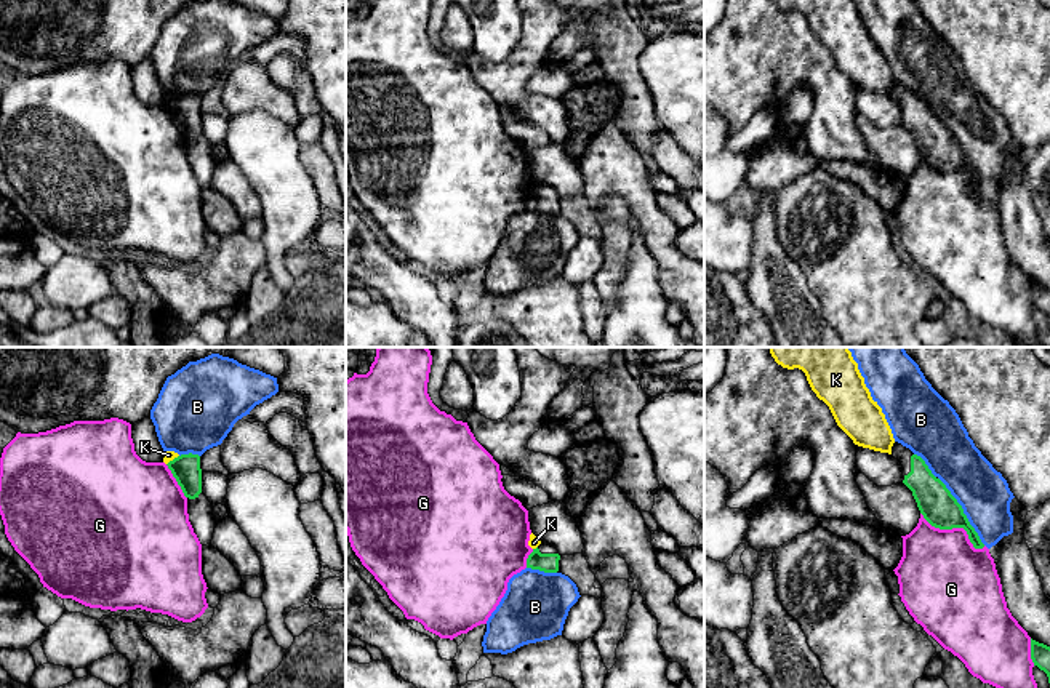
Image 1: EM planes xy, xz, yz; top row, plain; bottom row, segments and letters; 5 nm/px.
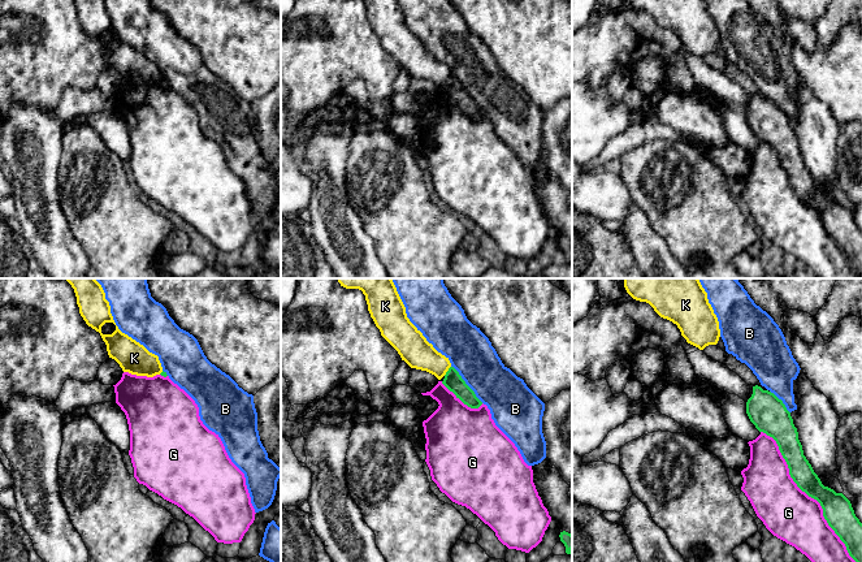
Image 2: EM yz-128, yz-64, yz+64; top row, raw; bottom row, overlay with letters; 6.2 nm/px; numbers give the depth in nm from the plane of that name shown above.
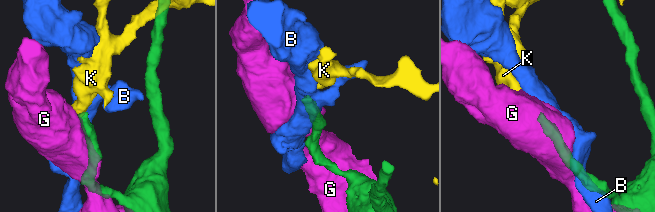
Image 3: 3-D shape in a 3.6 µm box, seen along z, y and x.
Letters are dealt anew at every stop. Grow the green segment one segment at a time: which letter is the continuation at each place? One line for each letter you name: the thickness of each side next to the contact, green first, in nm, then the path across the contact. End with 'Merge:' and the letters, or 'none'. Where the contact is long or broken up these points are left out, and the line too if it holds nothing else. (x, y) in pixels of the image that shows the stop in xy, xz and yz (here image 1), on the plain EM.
Merge: none

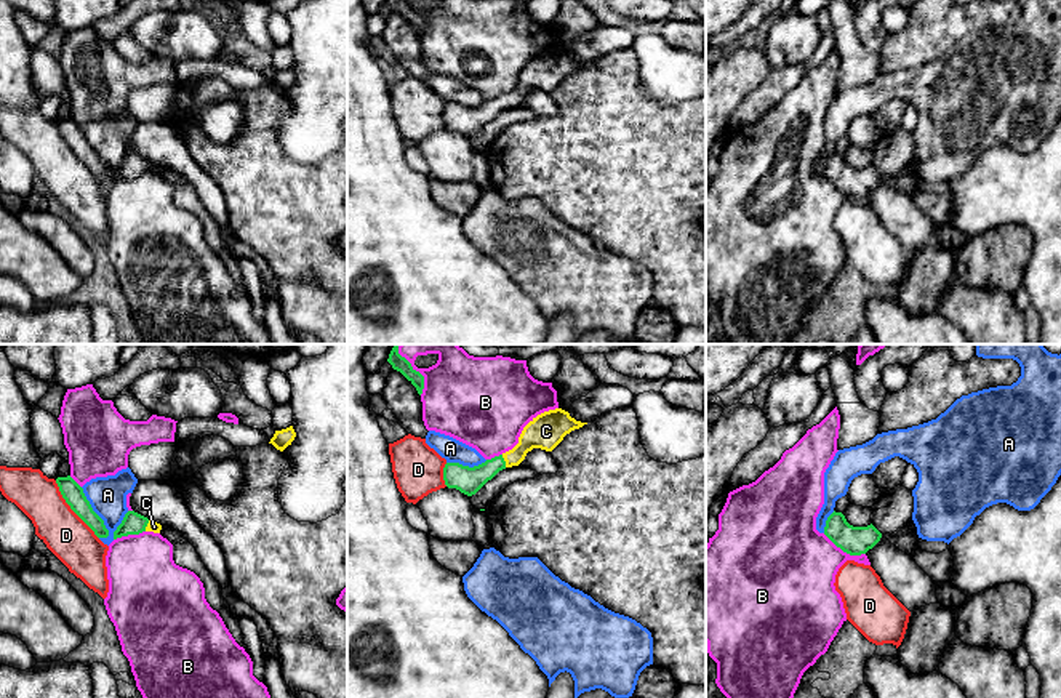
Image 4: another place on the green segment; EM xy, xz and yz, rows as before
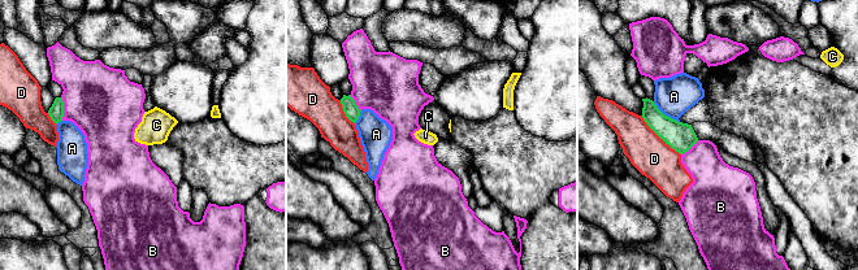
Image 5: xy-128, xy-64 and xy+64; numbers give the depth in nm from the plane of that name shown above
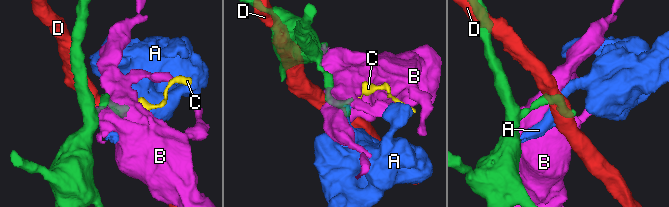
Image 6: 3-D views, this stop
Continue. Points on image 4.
C: 140/170 nm | across xz (468, 122), (504, 103), (536, 76), (544, 74)
Merge: C

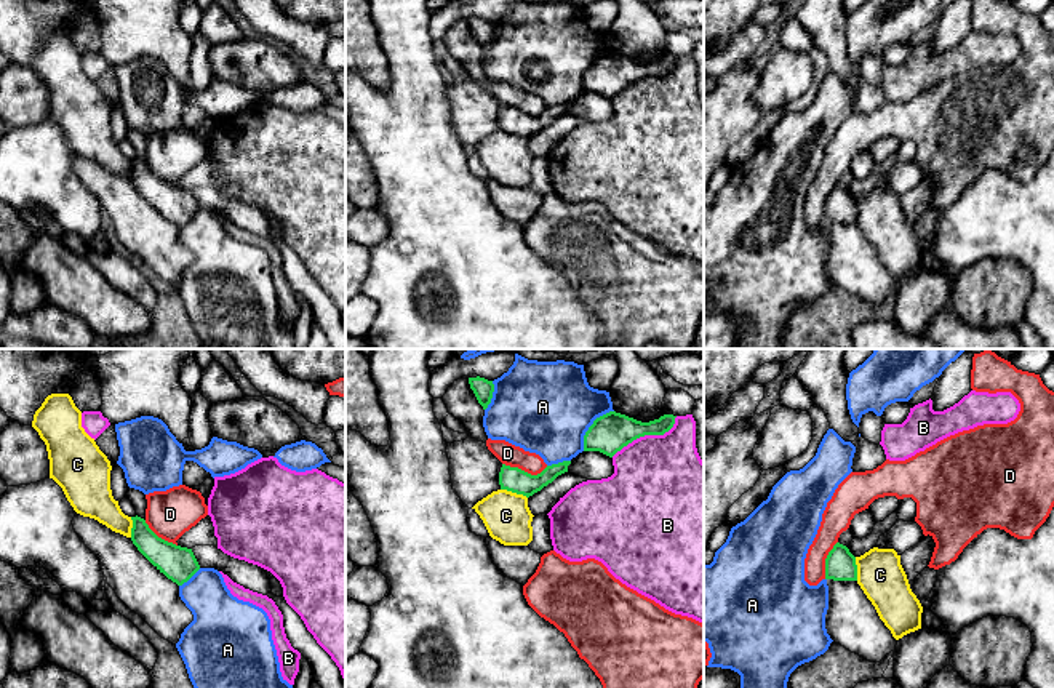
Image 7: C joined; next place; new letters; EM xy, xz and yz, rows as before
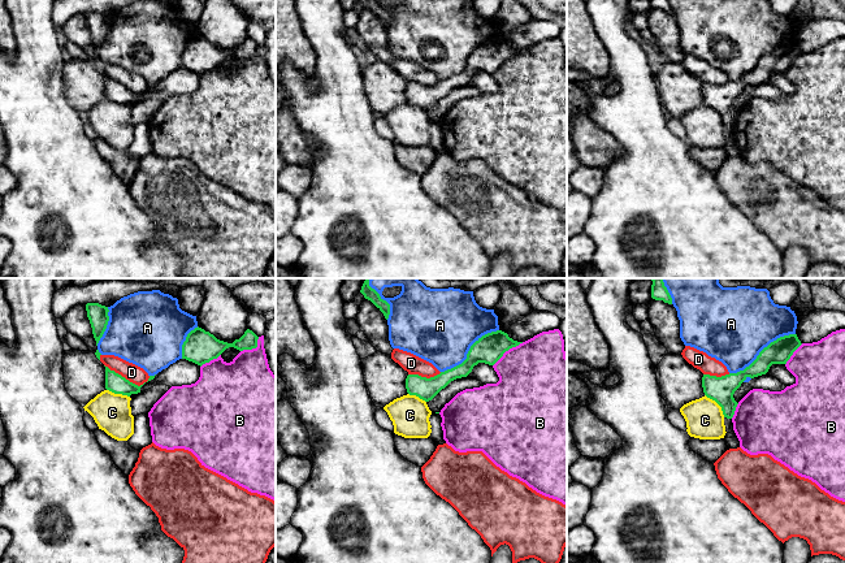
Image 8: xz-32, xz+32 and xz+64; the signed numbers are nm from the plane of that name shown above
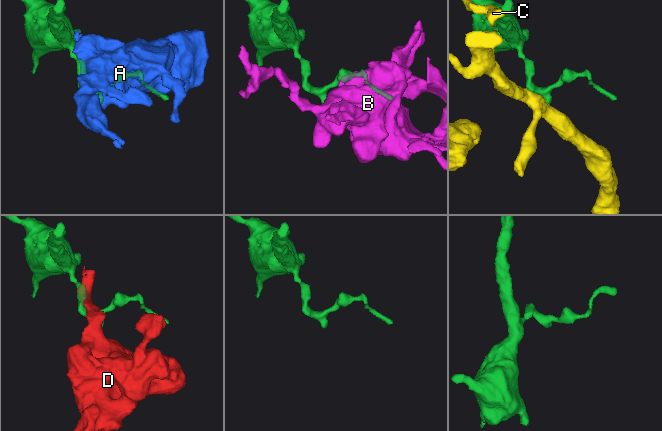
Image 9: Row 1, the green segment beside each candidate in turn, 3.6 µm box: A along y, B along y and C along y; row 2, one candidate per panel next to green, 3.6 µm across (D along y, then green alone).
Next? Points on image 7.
Merge: none

